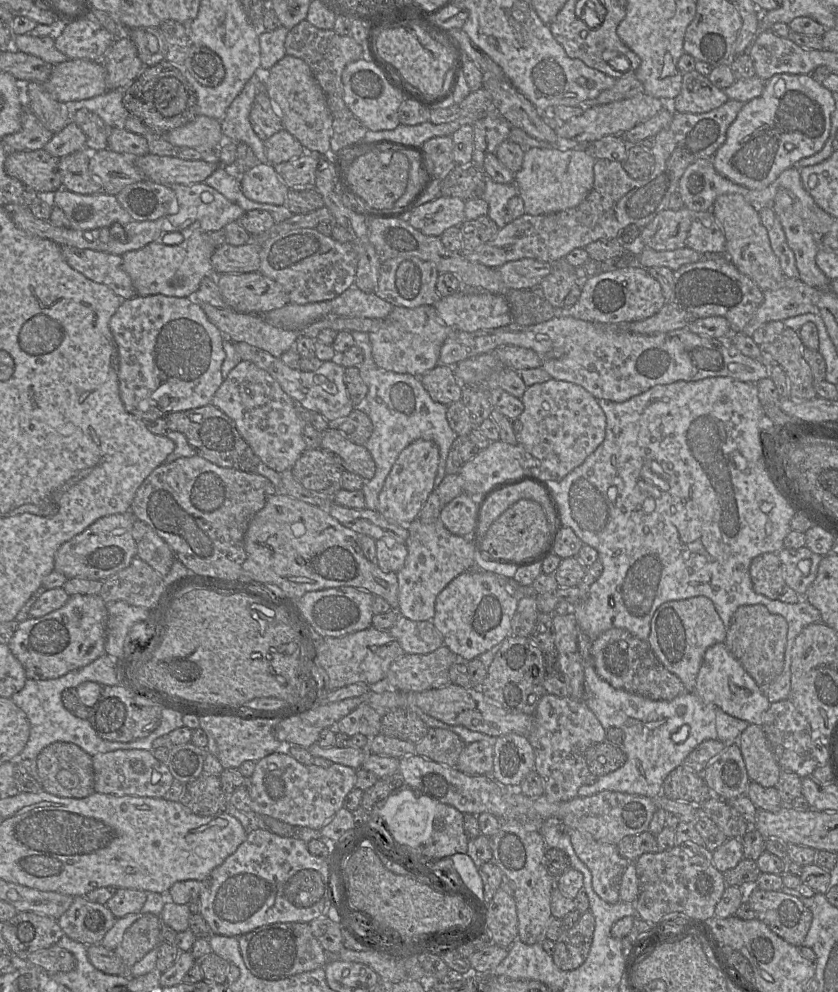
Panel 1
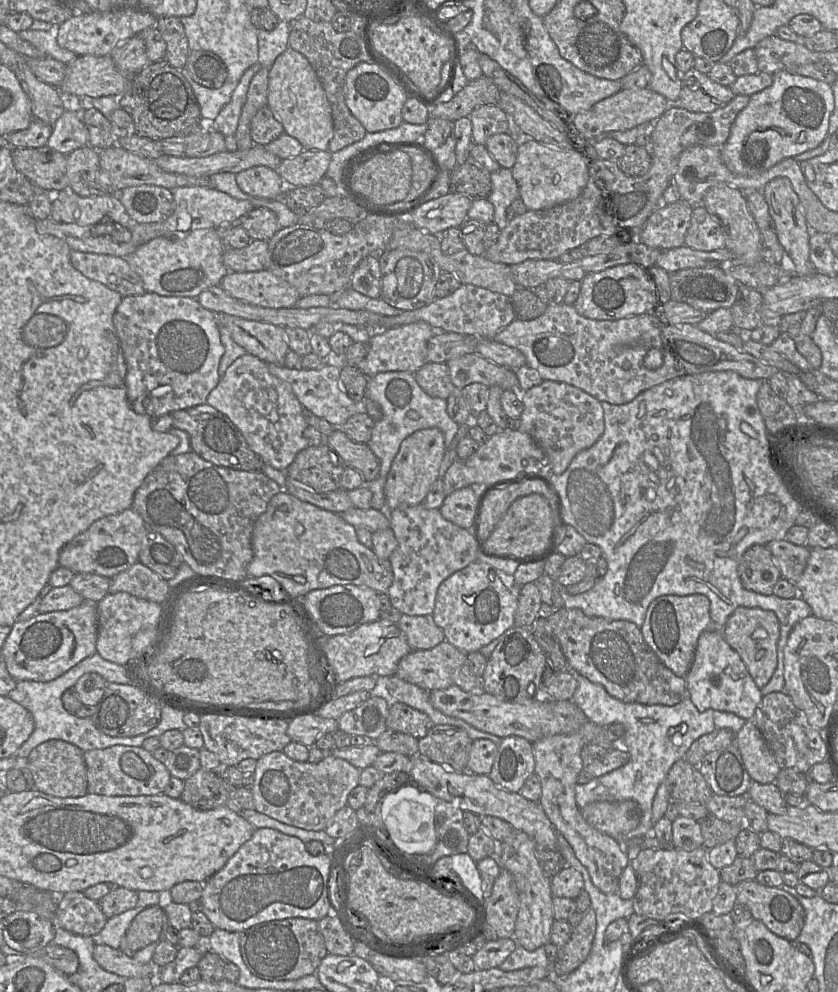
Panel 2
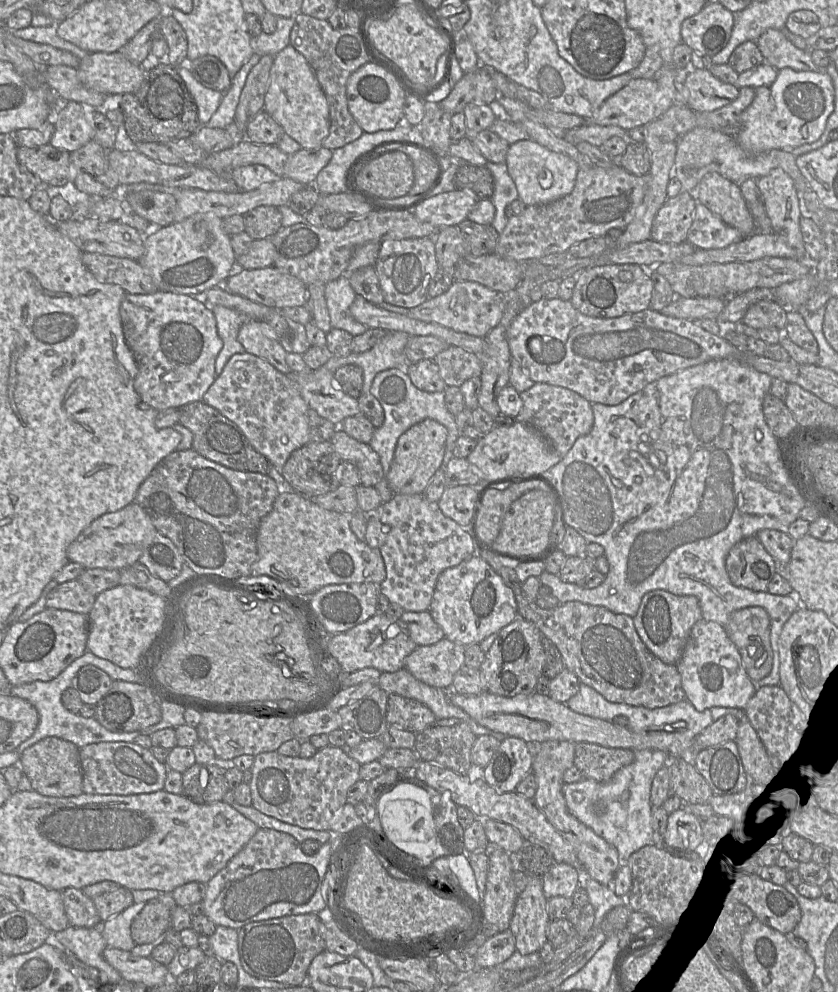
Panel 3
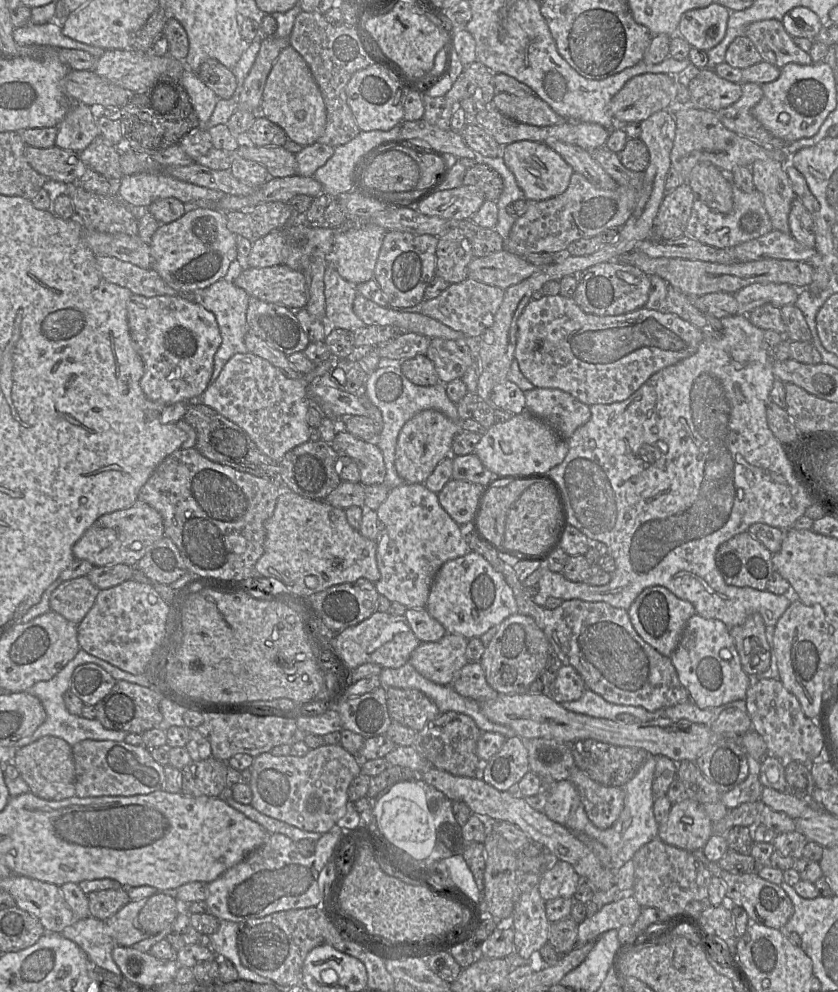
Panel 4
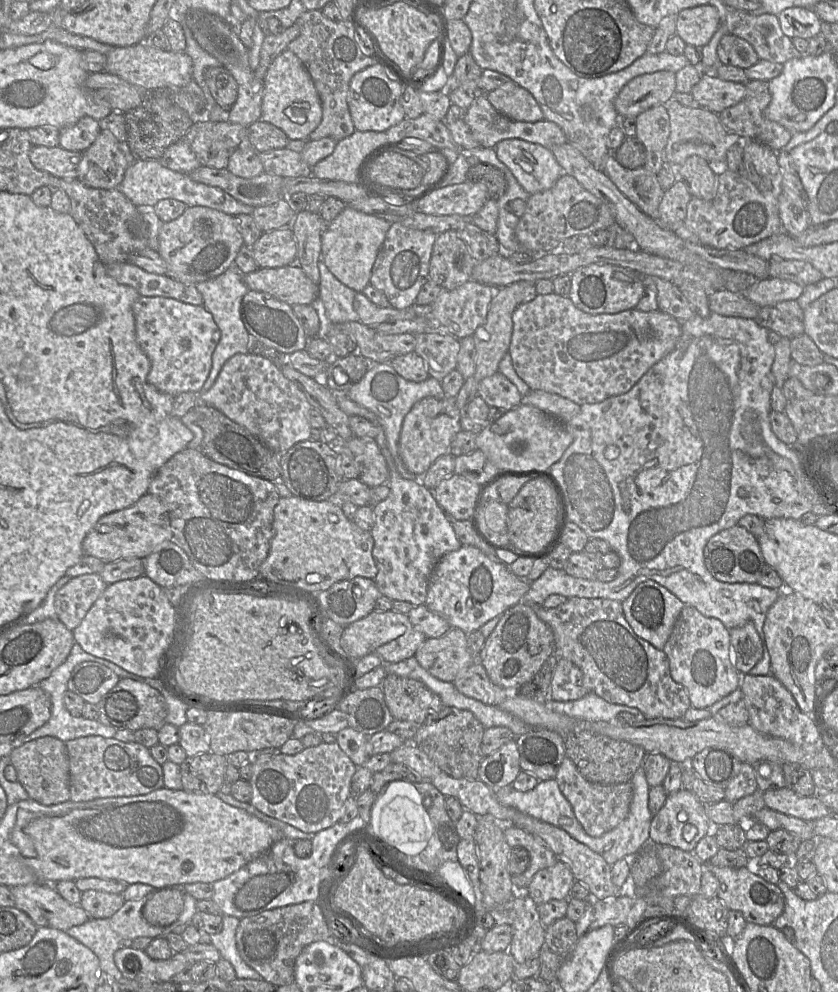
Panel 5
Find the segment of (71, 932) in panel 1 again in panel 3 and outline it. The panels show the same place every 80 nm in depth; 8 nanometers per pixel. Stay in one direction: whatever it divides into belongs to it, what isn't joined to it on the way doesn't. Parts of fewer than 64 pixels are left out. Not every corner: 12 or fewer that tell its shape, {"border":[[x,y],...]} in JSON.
{"border":[[81,889],[62,891],[74,927],[100,927],[93,900]]}

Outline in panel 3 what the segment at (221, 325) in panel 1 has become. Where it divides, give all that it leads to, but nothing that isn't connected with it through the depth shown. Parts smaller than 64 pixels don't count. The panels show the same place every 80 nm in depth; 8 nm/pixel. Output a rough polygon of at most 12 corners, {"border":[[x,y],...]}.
{"border":[[247,320],[237,338],[246,353],[285,375],[287,352],[269,324]]}

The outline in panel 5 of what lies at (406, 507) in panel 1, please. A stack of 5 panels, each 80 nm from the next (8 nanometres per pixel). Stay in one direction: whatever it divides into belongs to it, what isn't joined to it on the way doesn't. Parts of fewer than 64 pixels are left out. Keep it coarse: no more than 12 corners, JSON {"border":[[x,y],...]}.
{"border":[[427,397],[403,420],[399,455],[422,477],[462,430],[456,398]]}

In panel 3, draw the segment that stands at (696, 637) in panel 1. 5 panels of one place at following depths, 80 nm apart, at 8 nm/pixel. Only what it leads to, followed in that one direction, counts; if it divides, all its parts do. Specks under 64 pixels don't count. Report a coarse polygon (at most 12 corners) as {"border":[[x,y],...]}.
{"border":[[657,589],[633,617],[649,650],[680,659],[699,600]]}

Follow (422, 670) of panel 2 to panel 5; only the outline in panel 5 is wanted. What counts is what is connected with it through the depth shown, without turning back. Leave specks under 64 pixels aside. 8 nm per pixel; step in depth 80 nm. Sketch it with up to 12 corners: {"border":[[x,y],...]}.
{"border":[[451,628],[427,638],[414,656],[445,682],[477,660],[467,634]]}

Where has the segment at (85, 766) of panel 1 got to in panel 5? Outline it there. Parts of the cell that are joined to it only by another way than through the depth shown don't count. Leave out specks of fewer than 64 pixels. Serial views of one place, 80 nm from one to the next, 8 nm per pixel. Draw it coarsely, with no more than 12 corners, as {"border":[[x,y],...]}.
{"border":[[43,736],[14,748],[10,764],[32,799],[70,800],[66,744]]}

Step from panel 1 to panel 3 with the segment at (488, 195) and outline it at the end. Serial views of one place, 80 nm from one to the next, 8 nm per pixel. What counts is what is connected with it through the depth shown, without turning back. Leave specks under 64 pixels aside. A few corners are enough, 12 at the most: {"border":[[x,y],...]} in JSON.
{"border":[[488,161],[494,178],[492,225],[501,234],[505,208],[520,198],[506,163]]}

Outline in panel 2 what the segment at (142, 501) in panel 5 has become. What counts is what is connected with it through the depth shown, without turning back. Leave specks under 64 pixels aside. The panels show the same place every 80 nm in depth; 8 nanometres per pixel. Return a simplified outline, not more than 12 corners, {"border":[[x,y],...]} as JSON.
{"border":[[132,507],[94,521],[59,565],[108,578],[139,561],[147,524]]}

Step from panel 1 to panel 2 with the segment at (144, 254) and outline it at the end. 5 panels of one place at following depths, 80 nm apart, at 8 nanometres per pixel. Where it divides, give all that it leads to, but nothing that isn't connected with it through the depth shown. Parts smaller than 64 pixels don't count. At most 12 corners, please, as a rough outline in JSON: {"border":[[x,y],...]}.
{"border":[[215,228],[126,257],[145,292],[197,298],[228,273]]}

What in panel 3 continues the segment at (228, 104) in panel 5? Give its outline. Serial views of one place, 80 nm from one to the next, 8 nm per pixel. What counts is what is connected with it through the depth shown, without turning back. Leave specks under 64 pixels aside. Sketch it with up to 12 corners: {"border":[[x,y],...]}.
{"border":[[204,55],[187,63],[203,86],[220,92],[232,78],[217,57]]}

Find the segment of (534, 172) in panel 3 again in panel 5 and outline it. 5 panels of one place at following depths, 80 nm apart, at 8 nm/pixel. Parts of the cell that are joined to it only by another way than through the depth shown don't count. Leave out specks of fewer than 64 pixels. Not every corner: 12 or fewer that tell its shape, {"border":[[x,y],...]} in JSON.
{"border":[[522,139],[494,147],[530,194],[552,188],[563,169],[551,149]]}

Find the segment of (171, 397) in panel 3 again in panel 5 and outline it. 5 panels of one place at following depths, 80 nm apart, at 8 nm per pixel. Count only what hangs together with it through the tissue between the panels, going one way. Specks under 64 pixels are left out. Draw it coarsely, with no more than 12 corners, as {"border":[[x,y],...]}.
{"border":[[141,296],[147,382],[198,393],[220,329],[203,305]]}

